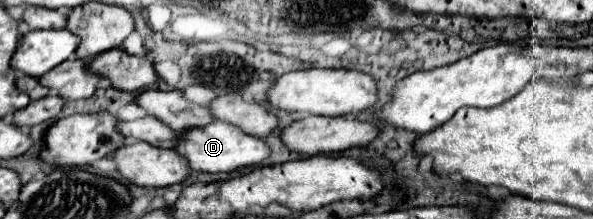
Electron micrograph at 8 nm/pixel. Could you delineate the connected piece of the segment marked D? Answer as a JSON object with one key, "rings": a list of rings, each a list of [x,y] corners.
{"rings":[[[213,121],[207,127],[185,131],[175,151],[187,157],[193,171],[207,171],[207,173],[229,173],[241,167],[259,165],[271,155],[271,149],[263,139],[247,135],[241,129],[235,129],[235,125],[227,125],[225,121]]]}

